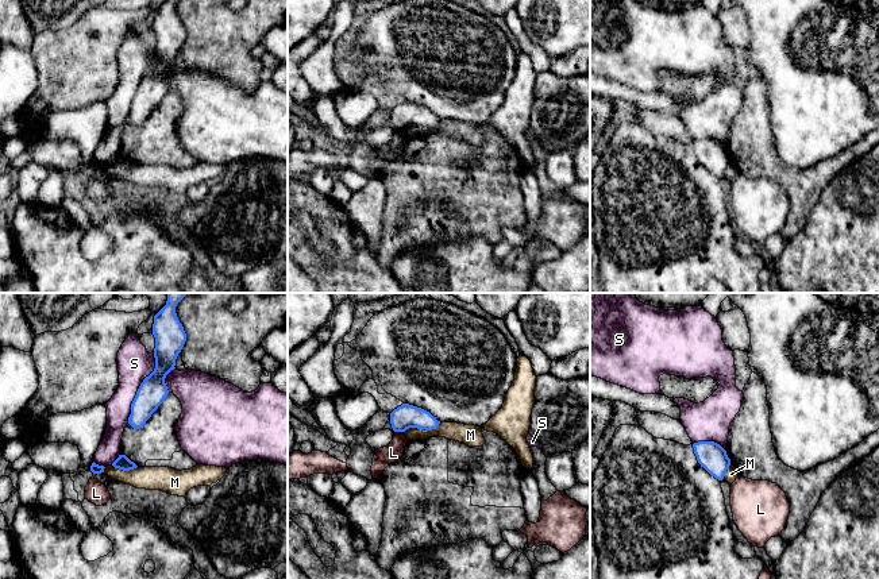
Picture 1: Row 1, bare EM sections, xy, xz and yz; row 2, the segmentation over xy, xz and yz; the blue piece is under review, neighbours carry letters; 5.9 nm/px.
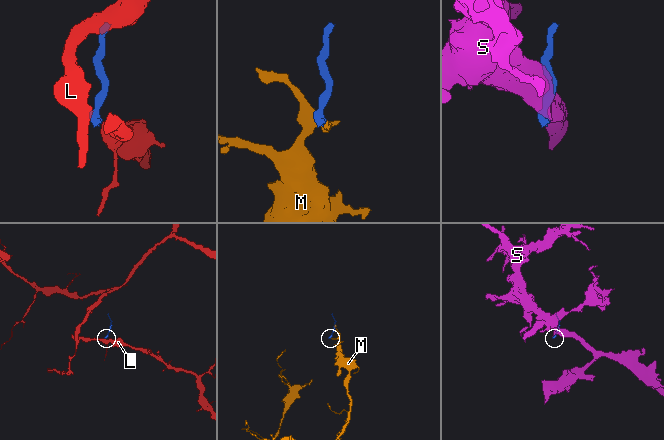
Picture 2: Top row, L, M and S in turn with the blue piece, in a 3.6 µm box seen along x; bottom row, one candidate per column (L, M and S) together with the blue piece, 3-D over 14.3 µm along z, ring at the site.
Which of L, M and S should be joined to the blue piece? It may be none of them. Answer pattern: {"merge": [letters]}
{"merge": []}

